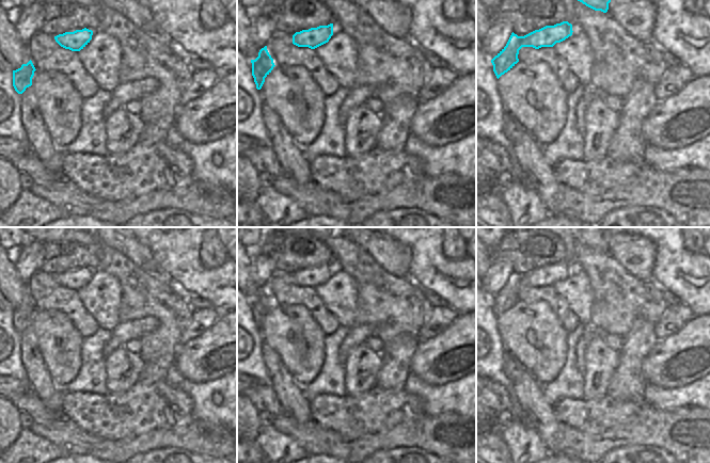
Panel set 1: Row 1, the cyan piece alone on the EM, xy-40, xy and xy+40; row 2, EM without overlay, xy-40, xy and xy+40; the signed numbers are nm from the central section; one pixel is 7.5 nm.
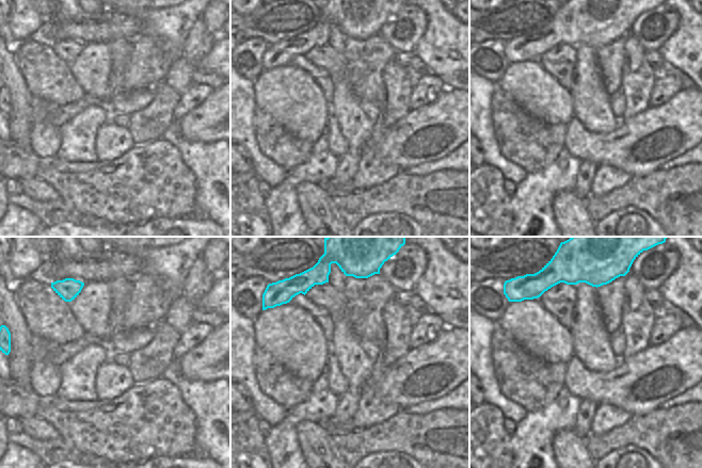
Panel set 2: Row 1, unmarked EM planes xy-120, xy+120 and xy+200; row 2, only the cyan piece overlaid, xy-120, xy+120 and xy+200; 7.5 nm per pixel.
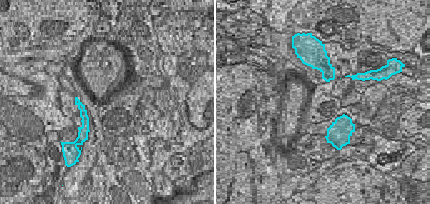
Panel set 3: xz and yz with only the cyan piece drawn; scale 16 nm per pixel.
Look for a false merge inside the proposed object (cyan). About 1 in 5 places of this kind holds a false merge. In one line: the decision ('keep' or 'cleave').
keep

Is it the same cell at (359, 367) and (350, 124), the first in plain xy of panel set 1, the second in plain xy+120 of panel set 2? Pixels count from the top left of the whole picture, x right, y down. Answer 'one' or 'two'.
one

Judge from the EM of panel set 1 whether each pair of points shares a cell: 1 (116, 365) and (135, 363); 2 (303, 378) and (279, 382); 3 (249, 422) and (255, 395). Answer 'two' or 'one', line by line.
1: one
2: two
3: two

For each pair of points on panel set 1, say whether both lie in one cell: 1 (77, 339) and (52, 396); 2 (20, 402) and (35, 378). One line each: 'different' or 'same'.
1: different
2: different

